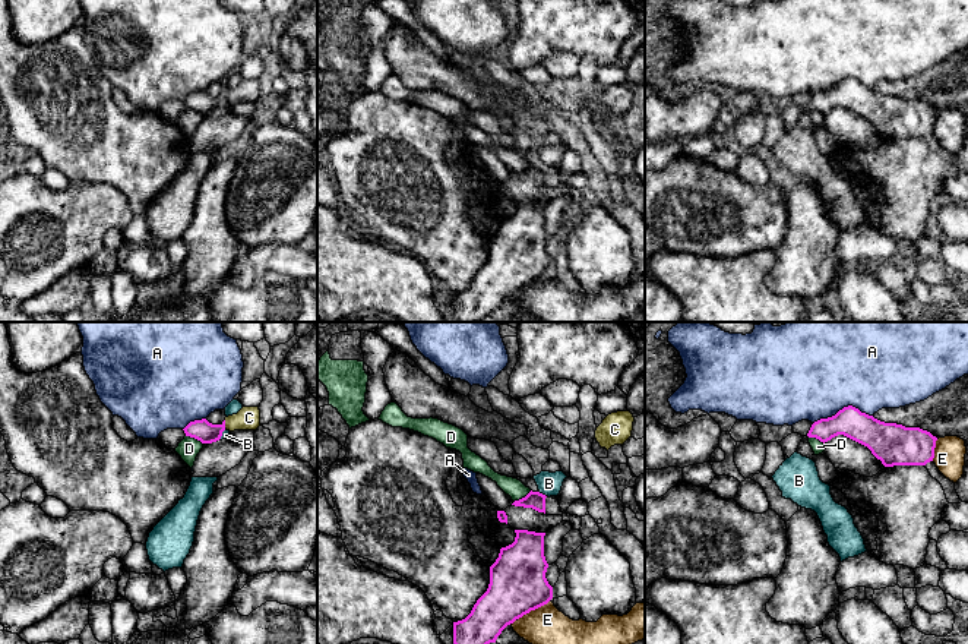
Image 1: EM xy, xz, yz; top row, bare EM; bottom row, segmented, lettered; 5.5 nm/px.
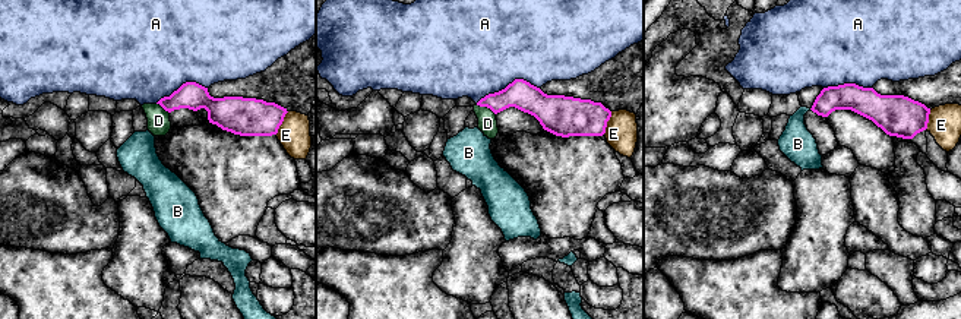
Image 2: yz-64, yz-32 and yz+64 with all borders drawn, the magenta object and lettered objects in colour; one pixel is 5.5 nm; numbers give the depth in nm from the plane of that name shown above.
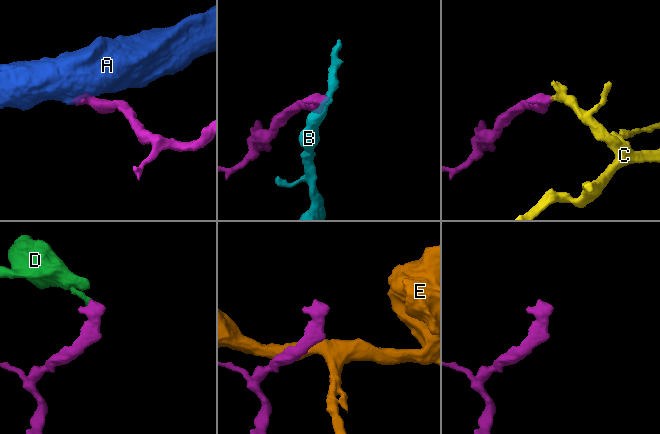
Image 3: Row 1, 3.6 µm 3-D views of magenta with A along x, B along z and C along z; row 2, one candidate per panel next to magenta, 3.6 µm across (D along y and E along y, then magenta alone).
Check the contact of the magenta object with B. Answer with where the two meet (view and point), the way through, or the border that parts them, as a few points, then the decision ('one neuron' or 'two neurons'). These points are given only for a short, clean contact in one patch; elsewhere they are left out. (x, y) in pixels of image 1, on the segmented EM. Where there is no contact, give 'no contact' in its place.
xz (541, 493) | along xz (538, 492), (546, 496) | two neurons

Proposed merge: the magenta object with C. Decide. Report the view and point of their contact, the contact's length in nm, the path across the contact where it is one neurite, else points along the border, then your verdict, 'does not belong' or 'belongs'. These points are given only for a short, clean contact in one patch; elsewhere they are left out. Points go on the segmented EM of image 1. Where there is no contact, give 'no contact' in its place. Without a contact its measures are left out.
meets magenta in xy at (224, 425); contact 50 nm long; runs through xy (202, 431), (215, 431), (224, 425), (249, 417); belongs

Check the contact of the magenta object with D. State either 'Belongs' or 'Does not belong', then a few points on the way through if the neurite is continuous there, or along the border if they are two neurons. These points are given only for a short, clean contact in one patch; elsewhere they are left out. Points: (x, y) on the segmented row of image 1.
Does not belong. Boundary: xz (531, 491), (513, 502)

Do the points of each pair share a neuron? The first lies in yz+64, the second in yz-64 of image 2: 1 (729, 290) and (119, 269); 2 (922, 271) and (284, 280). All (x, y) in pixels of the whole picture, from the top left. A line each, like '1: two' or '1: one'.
1: two
2: one

